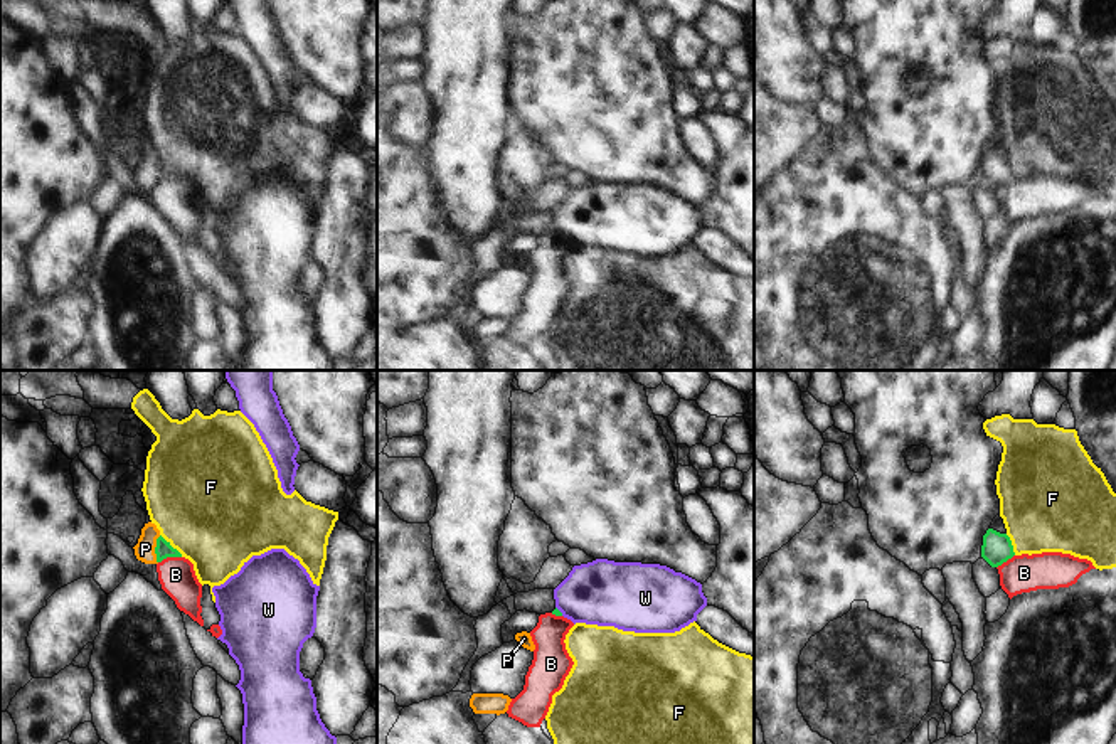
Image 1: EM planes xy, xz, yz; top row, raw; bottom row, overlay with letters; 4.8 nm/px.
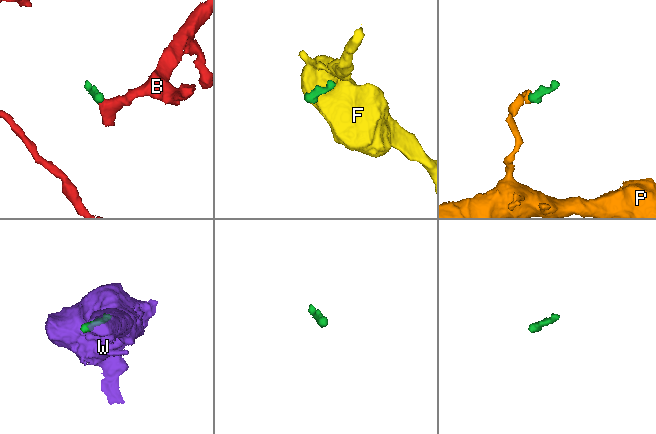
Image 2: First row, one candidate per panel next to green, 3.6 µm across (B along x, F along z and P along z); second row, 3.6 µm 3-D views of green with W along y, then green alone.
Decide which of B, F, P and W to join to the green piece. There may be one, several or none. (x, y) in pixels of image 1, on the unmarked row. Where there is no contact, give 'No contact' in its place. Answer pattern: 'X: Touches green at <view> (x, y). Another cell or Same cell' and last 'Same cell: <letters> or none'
B: Touches green at xy (169, 179). Another cell
F: Touches green at xy (170, 169). Another cell
P: Touches green at xy (155, 172). Same cell
W: Touches green at xz (559, 234). Another cell
Same cell: P.

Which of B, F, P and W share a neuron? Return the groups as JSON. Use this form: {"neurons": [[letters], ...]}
{"neurons": [["B"], ["F"], ["P"], ["W"]]}

